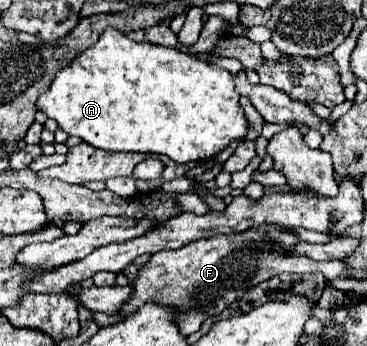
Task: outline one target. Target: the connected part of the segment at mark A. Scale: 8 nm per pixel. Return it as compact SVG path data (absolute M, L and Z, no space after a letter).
M107 27L93 47L79 53L55 75L51 87L37 99L37 111L55 119L67 135L77 135L97 149L161 153L175 163L211 159L233 139L247 133L247 119L239 105L239 95L235 95L233 75L229 71L175 47L135 43L115 27Z

